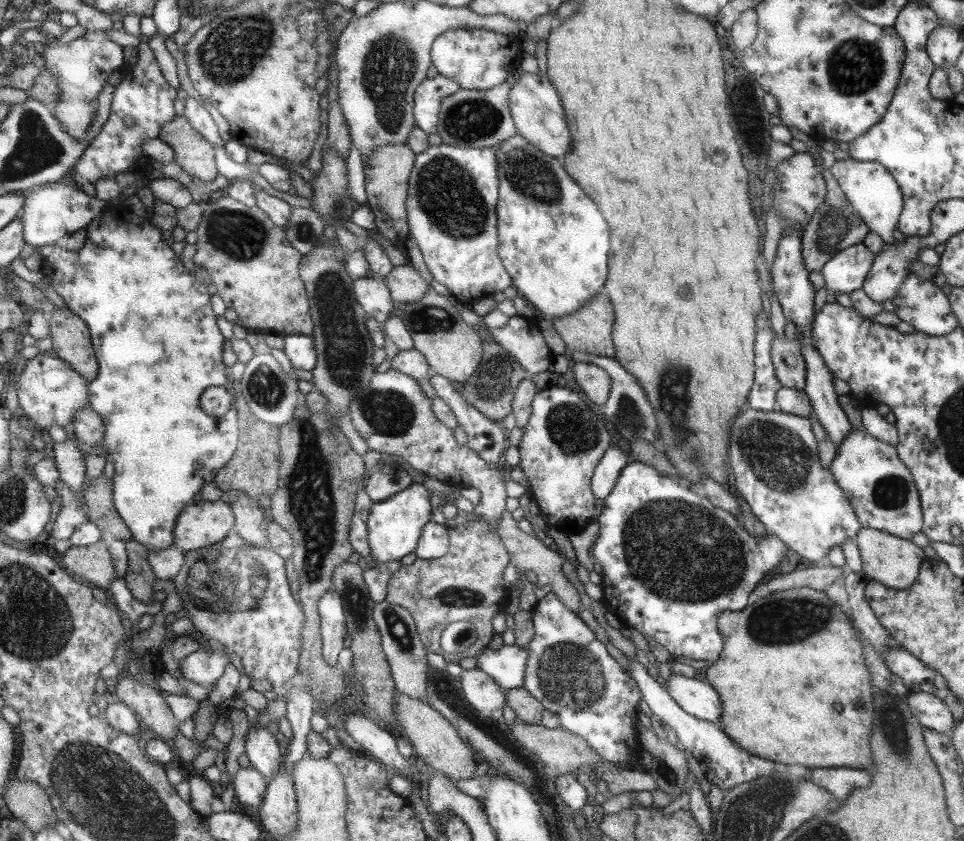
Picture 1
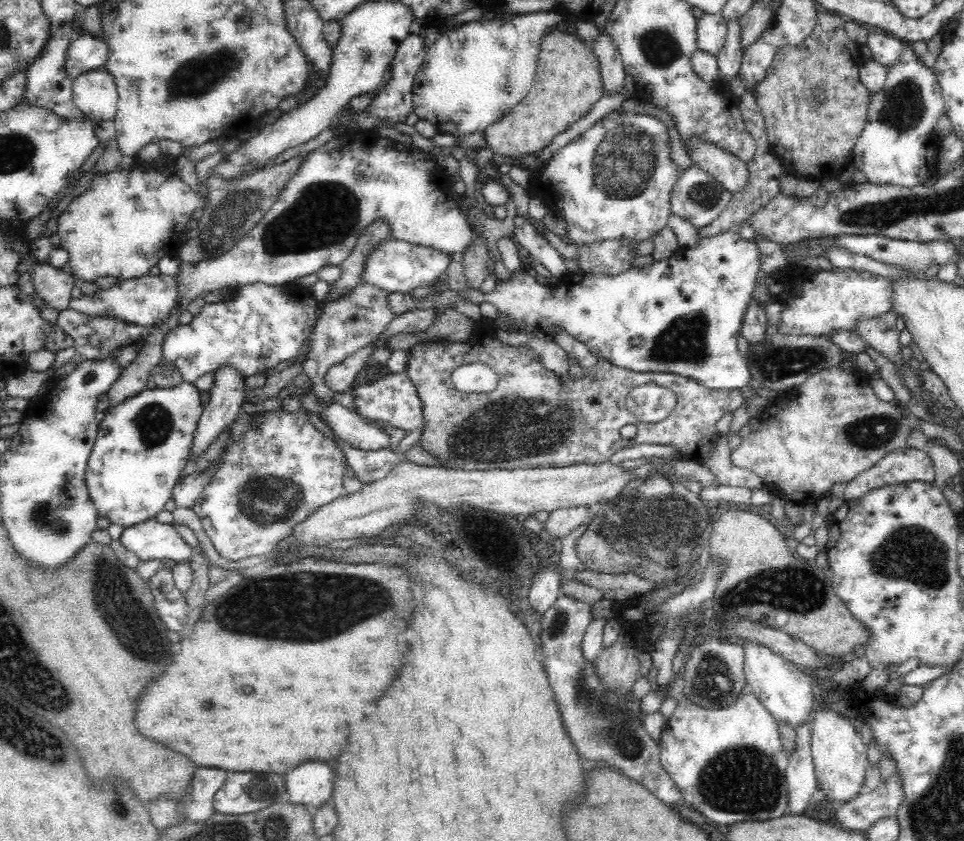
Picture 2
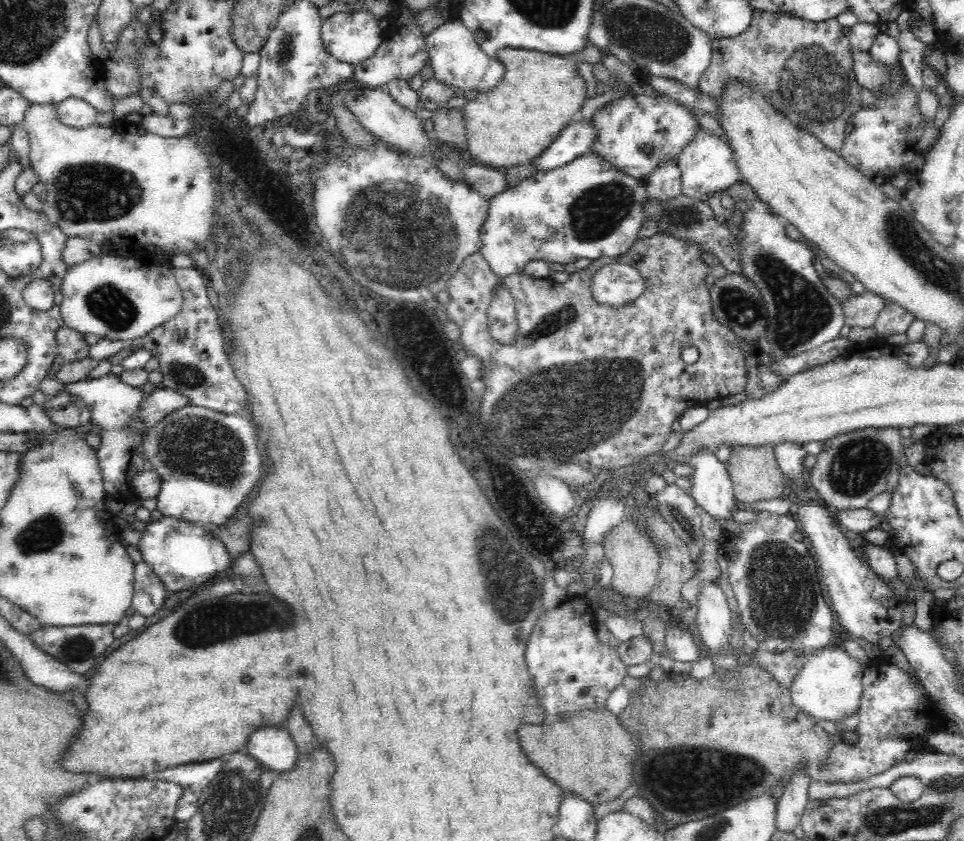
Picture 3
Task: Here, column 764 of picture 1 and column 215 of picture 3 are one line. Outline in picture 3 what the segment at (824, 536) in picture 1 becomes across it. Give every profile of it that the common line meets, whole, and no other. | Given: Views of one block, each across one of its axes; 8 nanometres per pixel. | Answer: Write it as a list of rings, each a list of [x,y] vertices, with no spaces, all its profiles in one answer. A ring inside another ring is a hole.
[[[186,405],[150,428],[139,452],[161,476],[161,488],[155,498],[163,516],[215,529],[239,516],[241,504],[262,480],[260,448],[257,428],[248,416]]]

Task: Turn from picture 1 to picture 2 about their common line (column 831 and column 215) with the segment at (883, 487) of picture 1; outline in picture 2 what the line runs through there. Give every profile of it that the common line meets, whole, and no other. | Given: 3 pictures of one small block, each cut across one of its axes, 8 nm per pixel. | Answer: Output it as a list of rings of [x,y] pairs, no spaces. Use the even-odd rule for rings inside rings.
[[[222,455],[212,461],[205,469],[198,469],[178,480],[172,498],[180,508],[194,508],[194,504],[202,498],[204,490],[210,486],[210,480],[214,478],[214,472],[218,472],[218,466],[222,464]]]

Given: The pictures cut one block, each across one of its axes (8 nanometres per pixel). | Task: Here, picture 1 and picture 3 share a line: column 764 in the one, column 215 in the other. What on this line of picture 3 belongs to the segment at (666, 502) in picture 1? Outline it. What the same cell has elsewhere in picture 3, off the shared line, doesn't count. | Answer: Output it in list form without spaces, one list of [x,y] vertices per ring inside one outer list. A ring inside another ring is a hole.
[[[165,516],[148,523],[141,532],[137,546],[142,552],[143,561],[152,568],[153,573],[163,582],[166,591],[191,589],[208,578],[216,576],[230,566],[229,552],[207,526],[189,523],[174,517]]]

